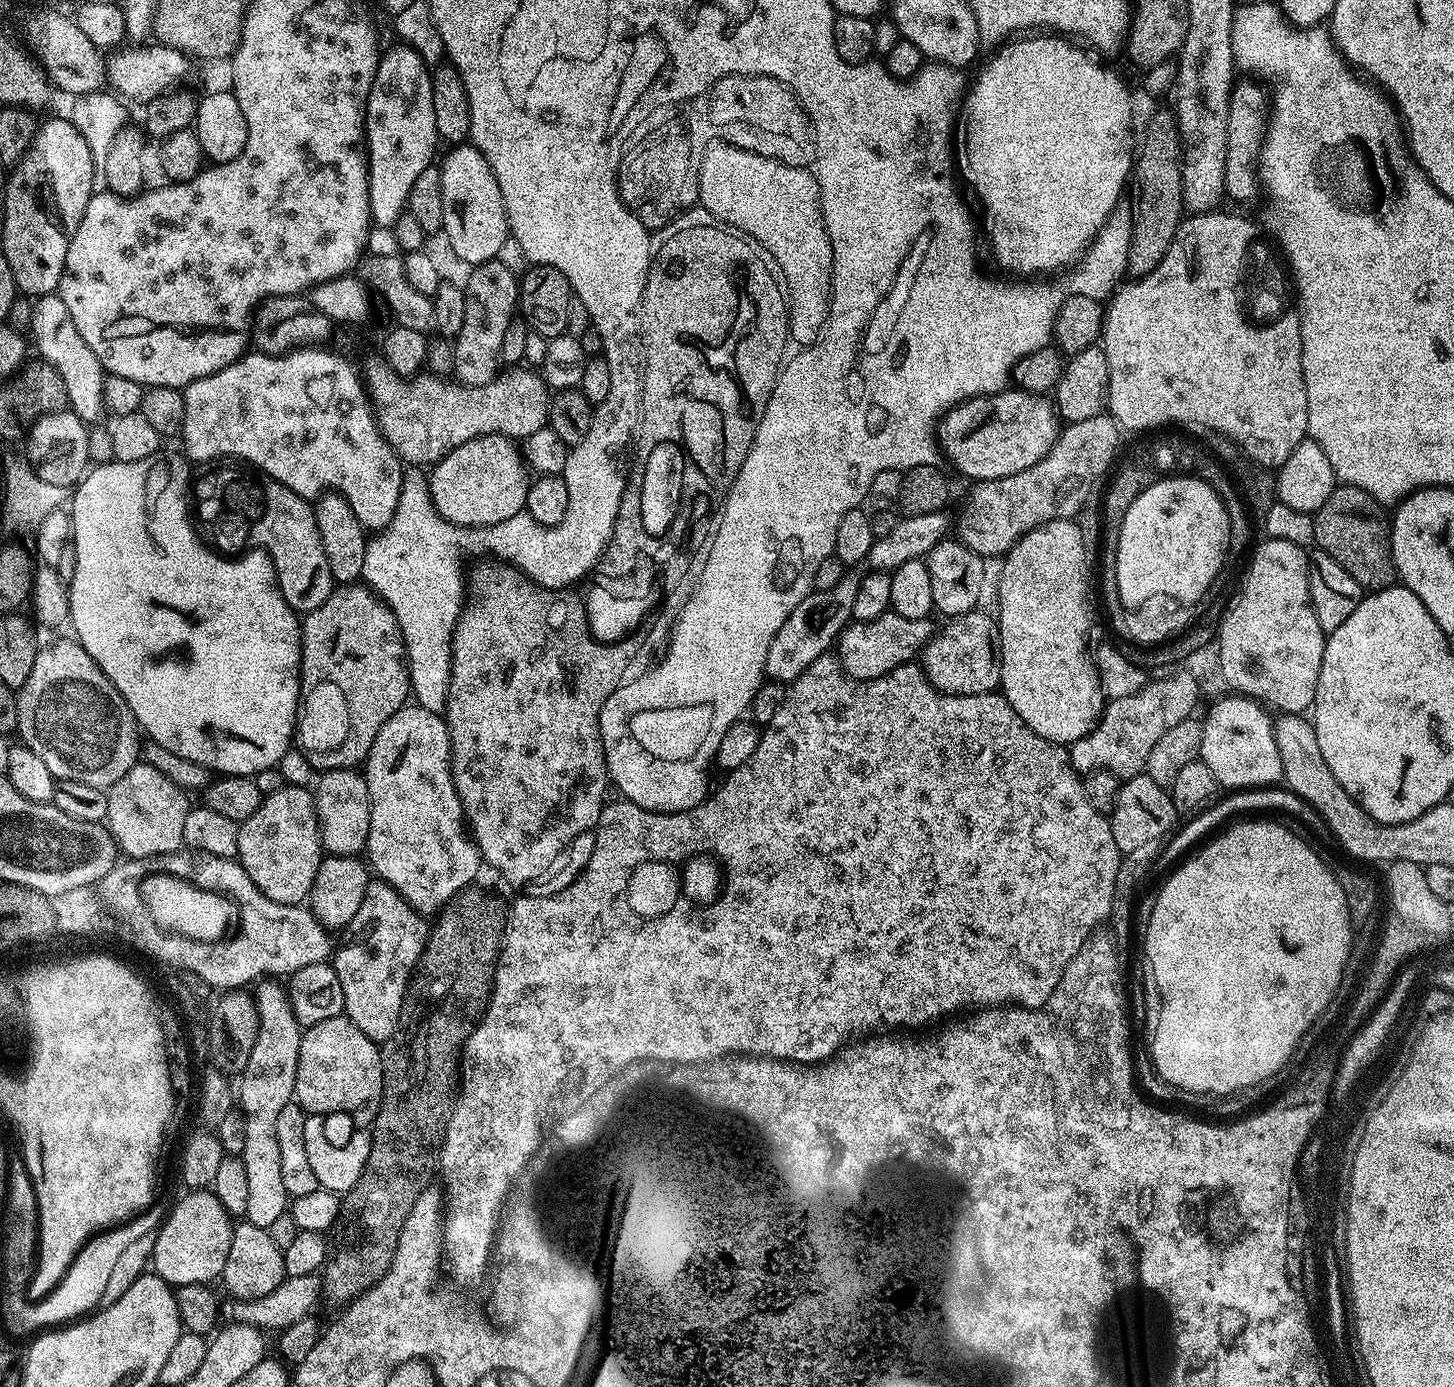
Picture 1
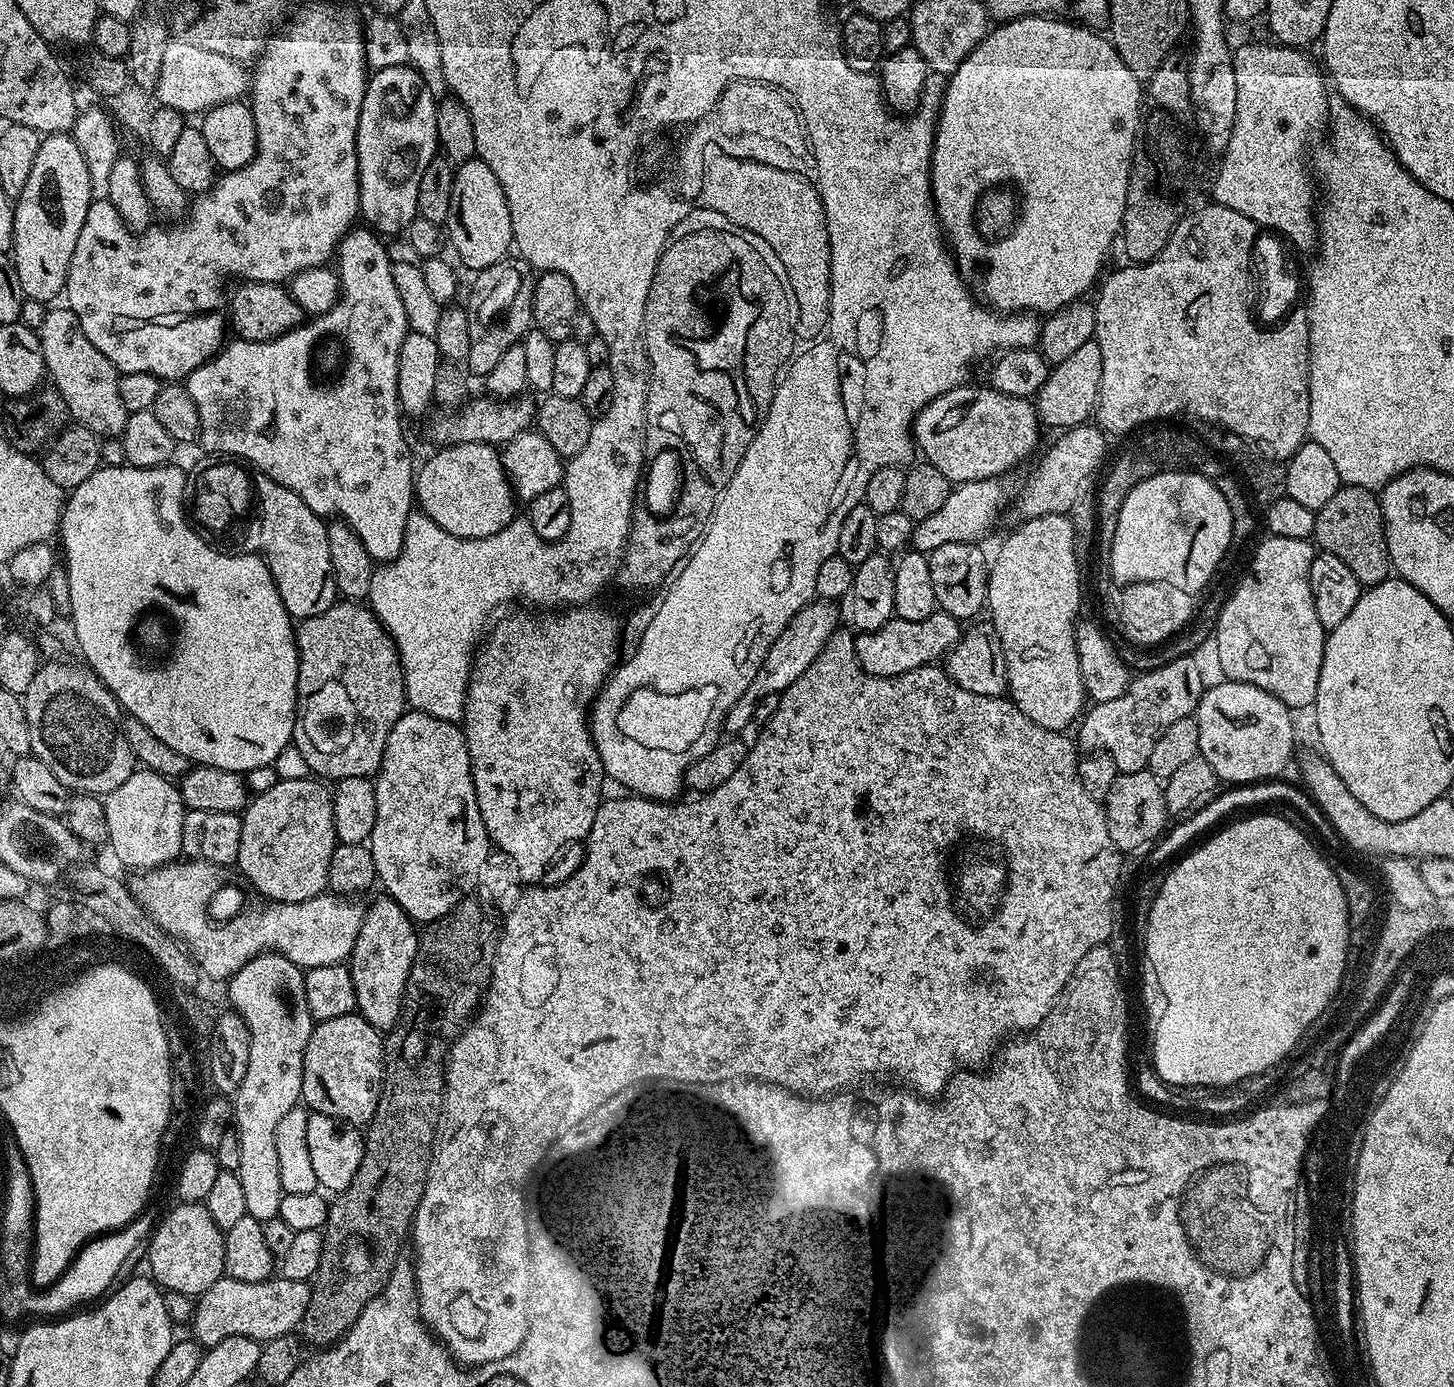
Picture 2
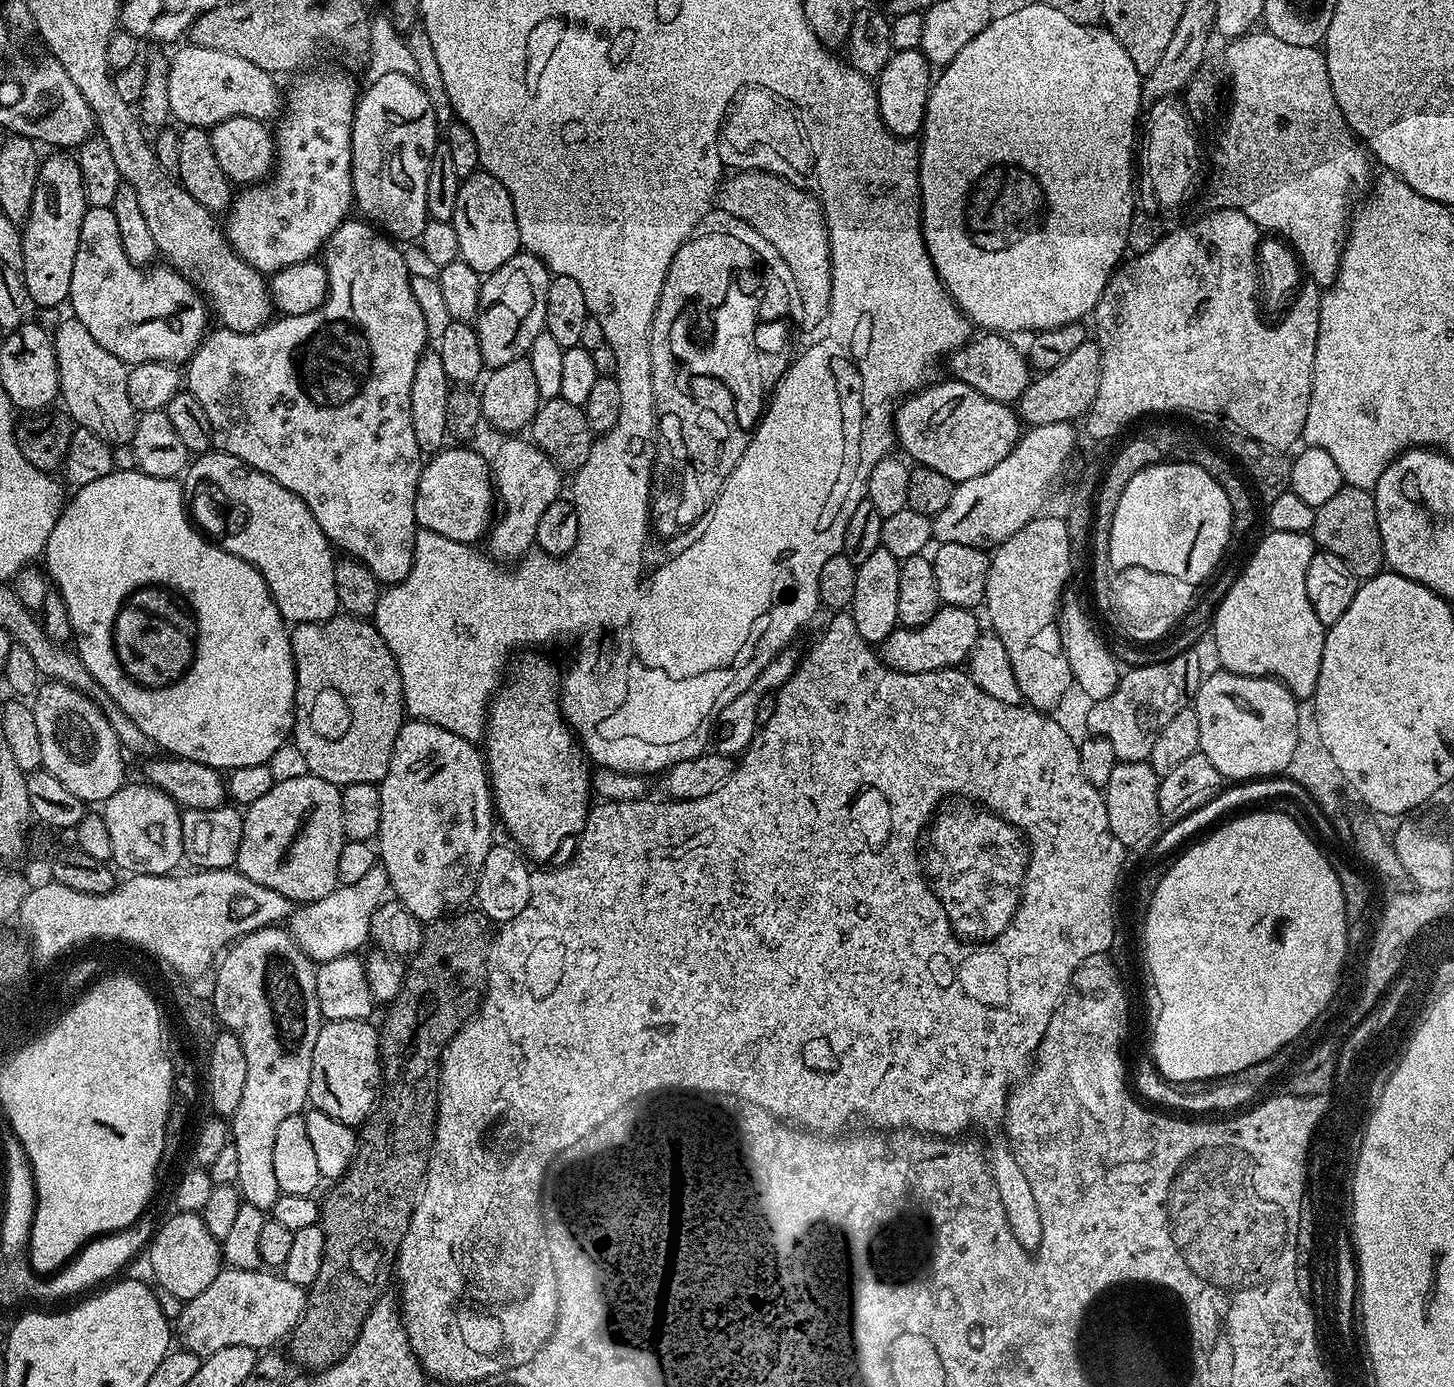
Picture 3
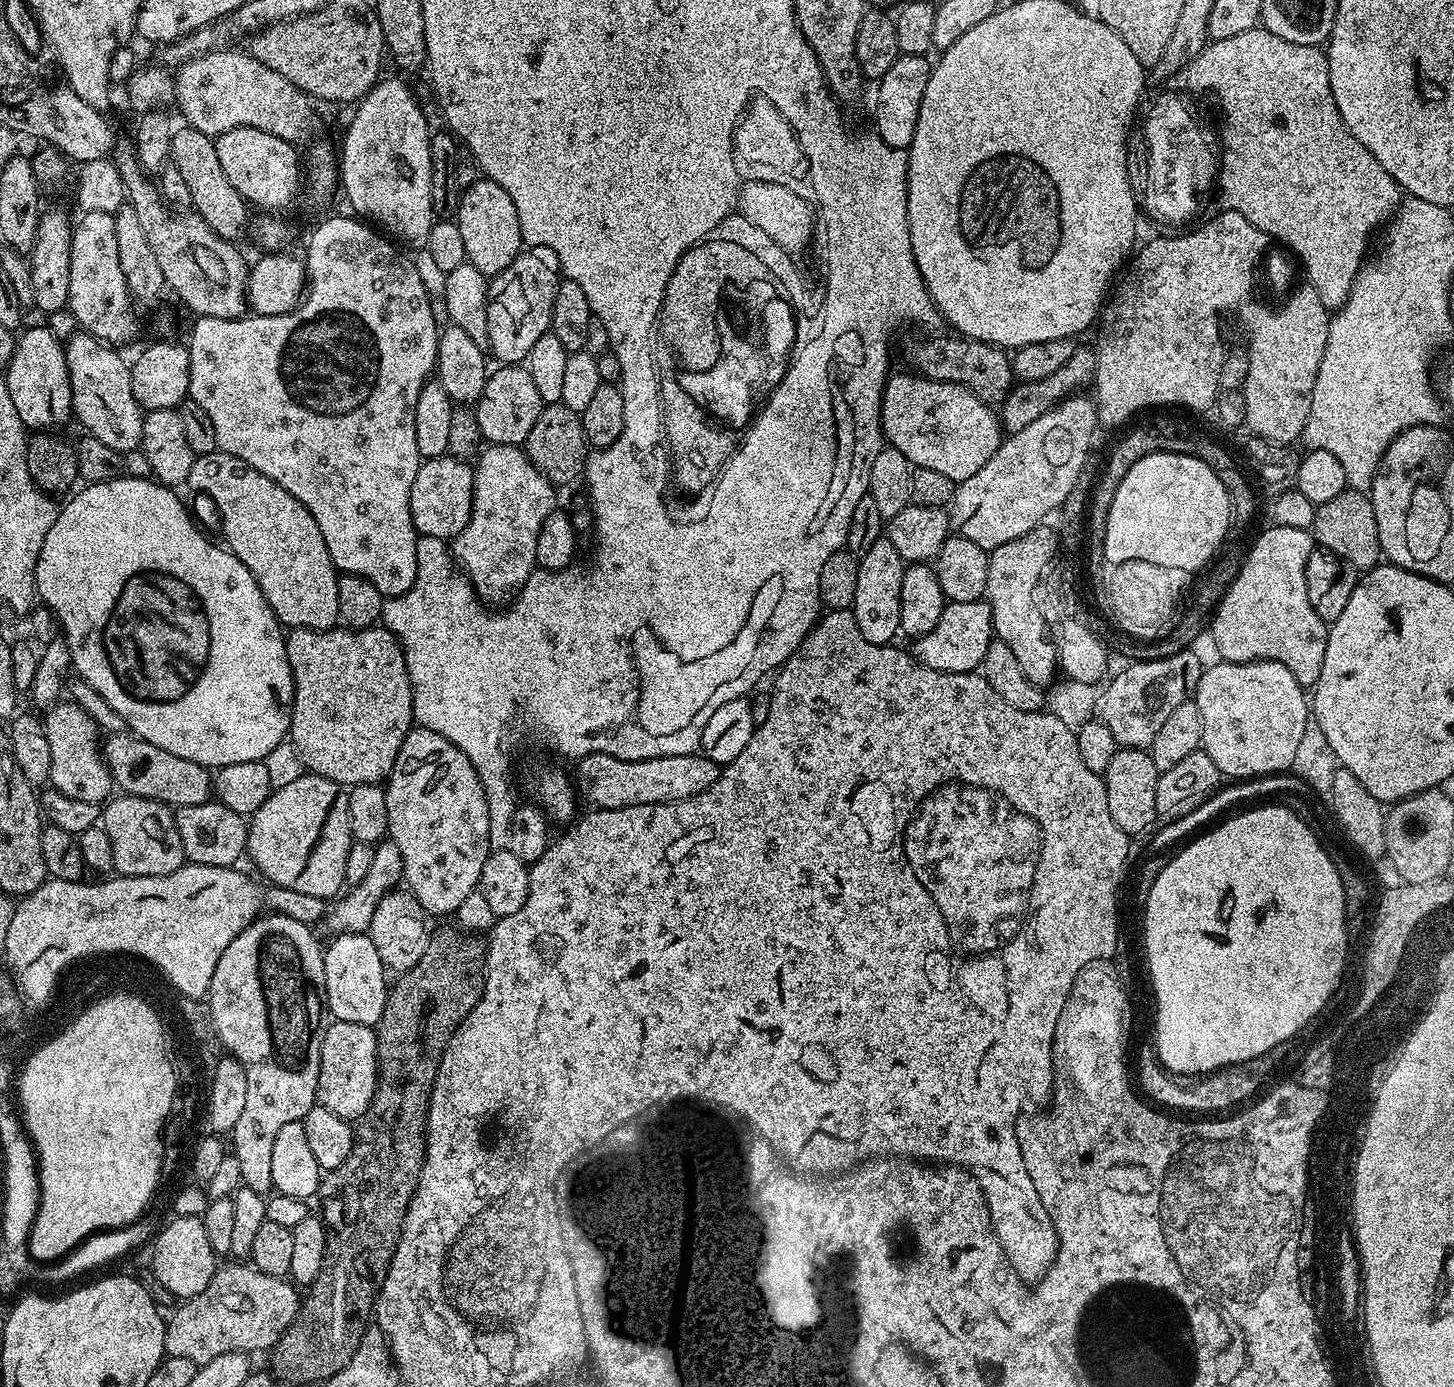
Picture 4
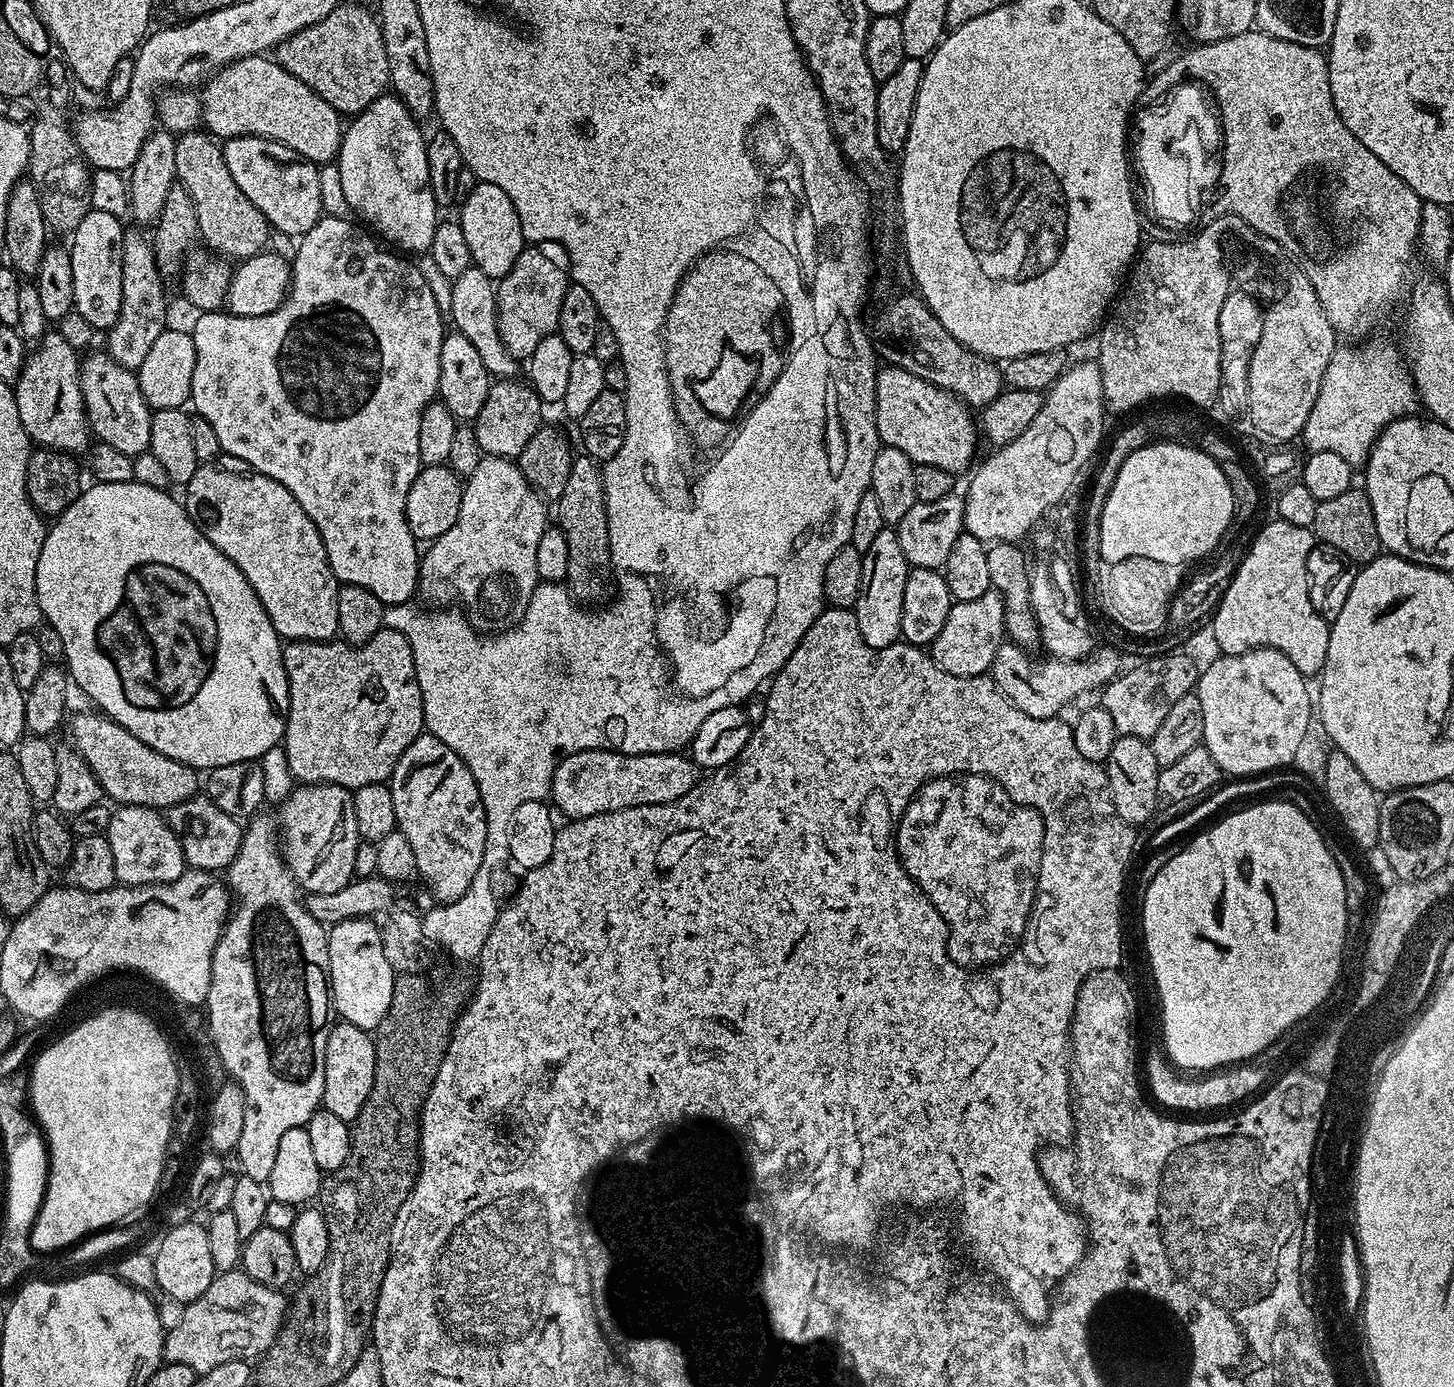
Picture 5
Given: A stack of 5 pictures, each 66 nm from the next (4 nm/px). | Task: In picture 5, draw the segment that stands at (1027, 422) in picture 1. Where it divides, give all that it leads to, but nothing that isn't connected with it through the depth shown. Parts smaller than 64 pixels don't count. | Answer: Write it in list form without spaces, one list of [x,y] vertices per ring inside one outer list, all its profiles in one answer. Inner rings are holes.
[[[891,366],[877,371],[876,429],[881,445],[902,450],[902,454],[906,454],[906,458],[910,458],[915,465],[938,466],[938,470],[953,474],[967,473],[977,459],[978,424],[971,414],[969,405],[953,392],[918,378],[918,374]]]

